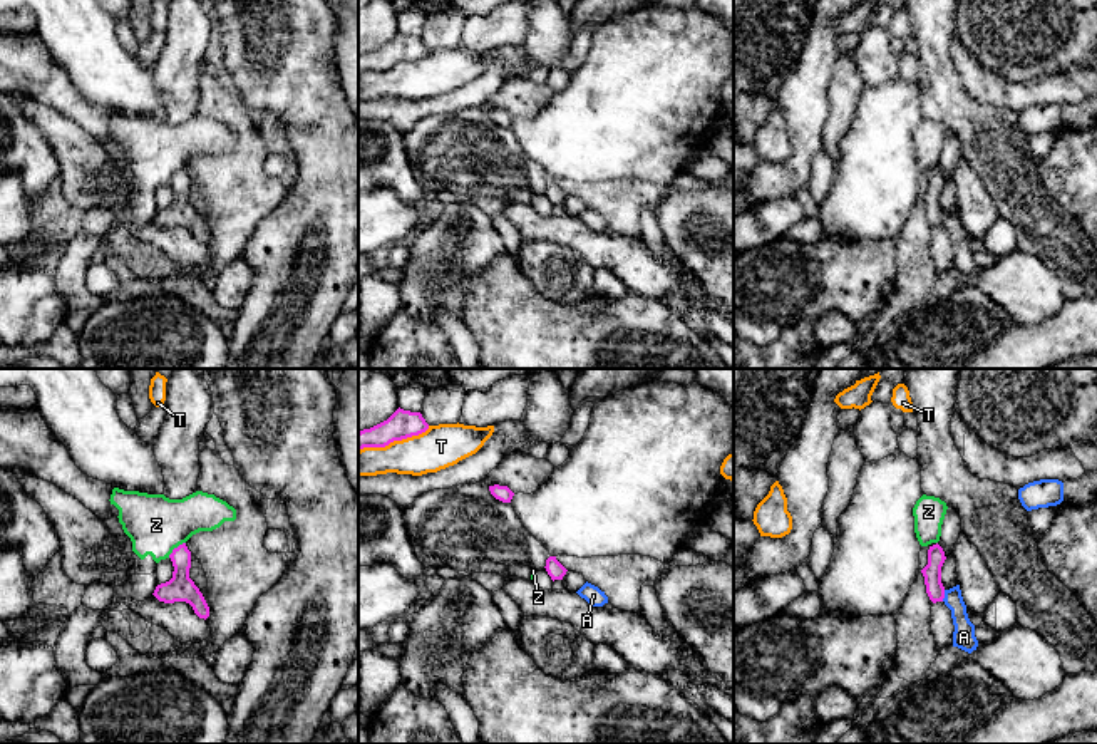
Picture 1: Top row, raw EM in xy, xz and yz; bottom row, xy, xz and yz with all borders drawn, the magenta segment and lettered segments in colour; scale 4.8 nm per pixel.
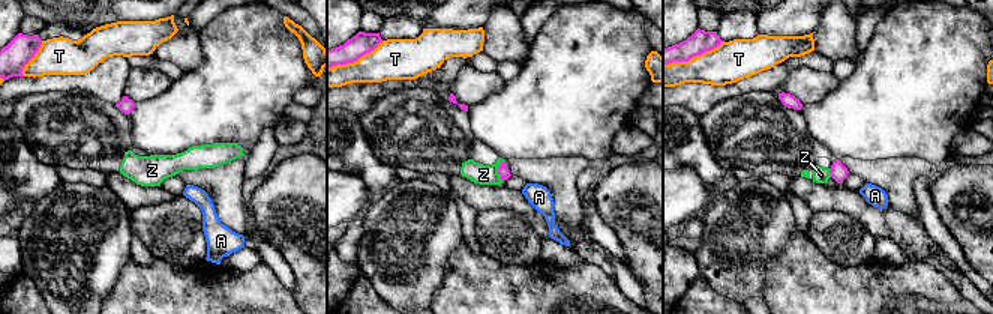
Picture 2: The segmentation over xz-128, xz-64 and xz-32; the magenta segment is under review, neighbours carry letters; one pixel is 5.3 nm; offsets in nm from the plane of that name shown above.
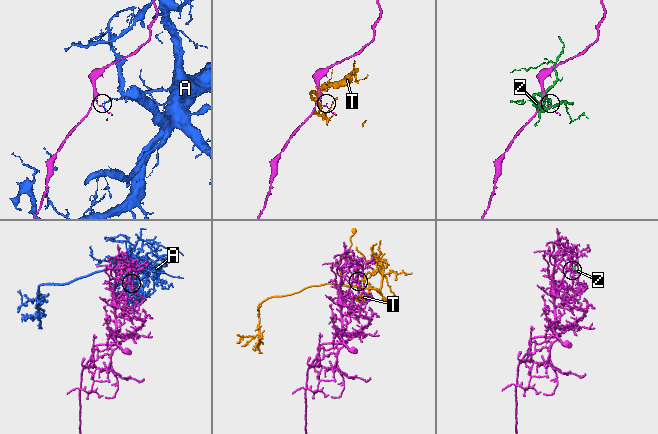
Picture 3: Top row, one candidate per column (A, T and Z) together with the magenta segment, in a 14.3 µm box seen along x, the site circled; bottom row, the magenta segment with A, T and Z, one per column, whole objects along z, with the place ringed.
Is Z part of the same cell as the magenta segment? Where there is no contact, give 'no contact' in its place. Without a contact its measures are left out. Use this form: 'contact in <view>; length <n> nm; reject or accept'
contact in xy; length 120 nm; reject

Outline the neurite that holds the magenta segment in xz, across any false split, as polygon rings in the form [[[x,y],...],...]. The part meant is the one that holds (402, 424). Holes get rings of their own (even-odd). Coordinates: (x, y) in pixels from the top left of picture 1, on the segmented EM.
[[[397,409],[387,421],[358,432],[358,451],[363,447],[385,447],[394,441],[419,436],[429,429],[420,412]]]

